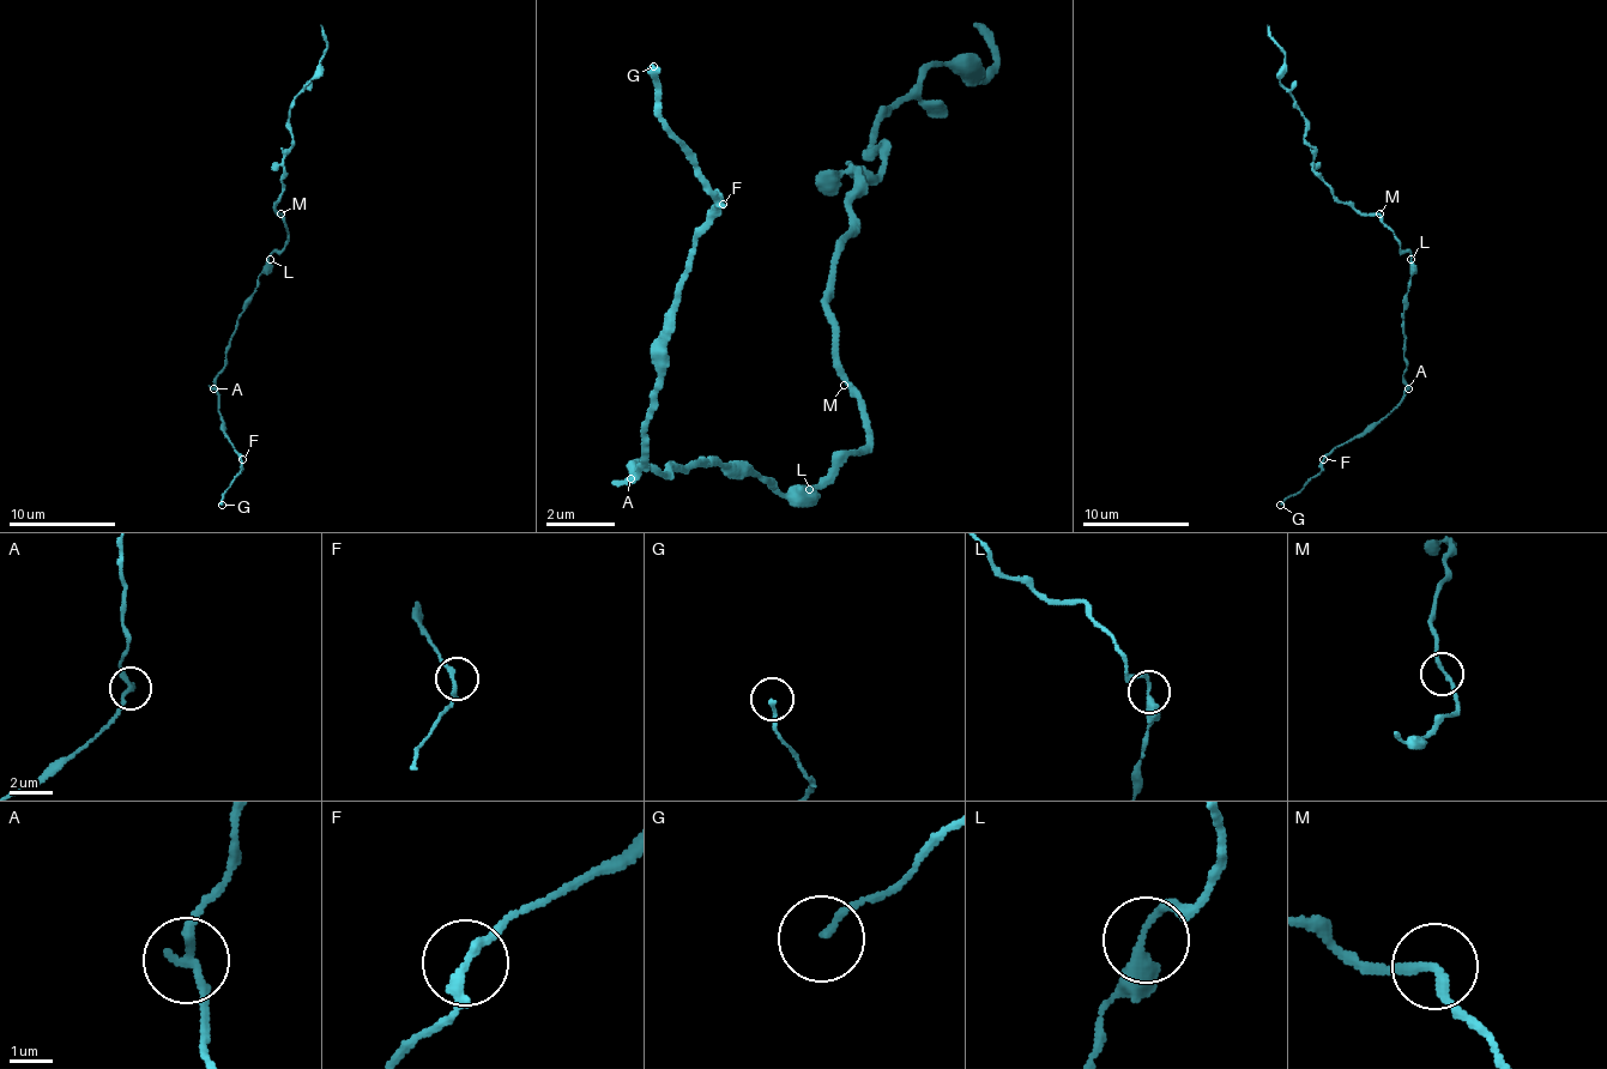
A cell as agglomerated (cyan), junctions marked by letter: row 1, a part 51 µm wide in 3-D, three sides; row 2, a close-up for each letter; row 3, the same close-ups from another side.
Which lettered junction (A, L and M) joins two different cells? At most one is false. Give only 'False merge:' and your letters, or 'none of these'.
False merge: A

